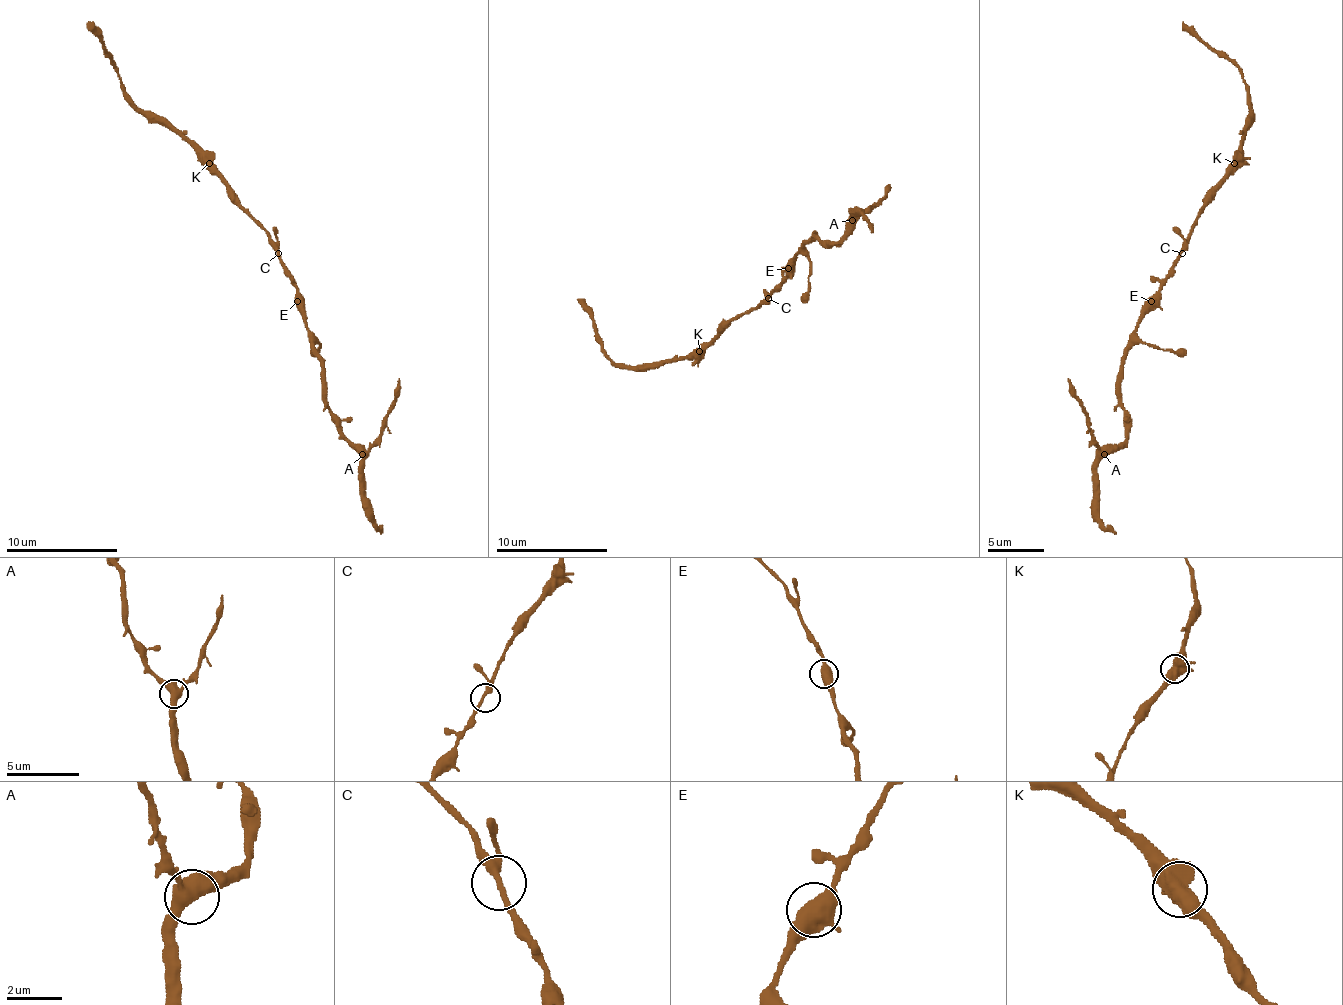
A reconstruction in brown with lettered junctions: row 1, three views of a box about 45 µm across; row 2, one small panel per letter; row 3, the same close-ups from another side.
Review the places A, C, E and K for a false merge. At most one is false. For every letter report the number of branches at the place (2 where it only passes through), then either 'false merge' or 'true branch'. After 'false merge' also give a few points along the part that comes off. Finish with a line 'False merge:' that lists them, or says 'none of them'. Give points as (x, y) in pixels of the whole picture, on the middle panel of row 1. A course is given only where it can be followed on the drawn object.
A: 3 branches meet; true branch
C: 3 branches meet; true branch
E: 3 branches meet; true branch
K: 4 branches meet; true branch
False merge: none of them

